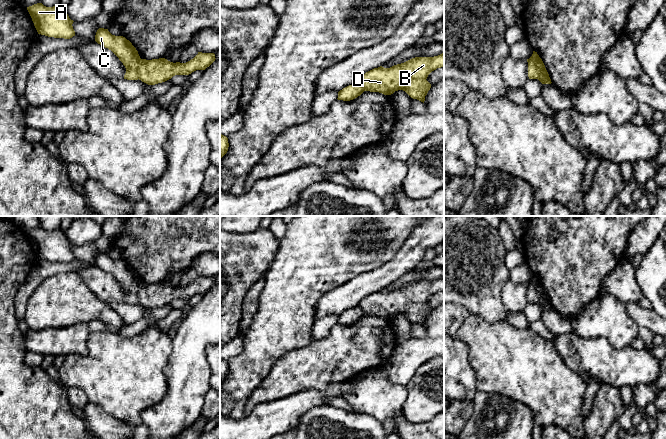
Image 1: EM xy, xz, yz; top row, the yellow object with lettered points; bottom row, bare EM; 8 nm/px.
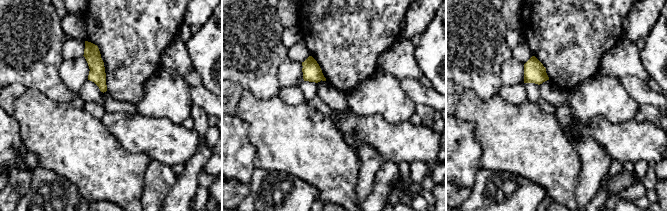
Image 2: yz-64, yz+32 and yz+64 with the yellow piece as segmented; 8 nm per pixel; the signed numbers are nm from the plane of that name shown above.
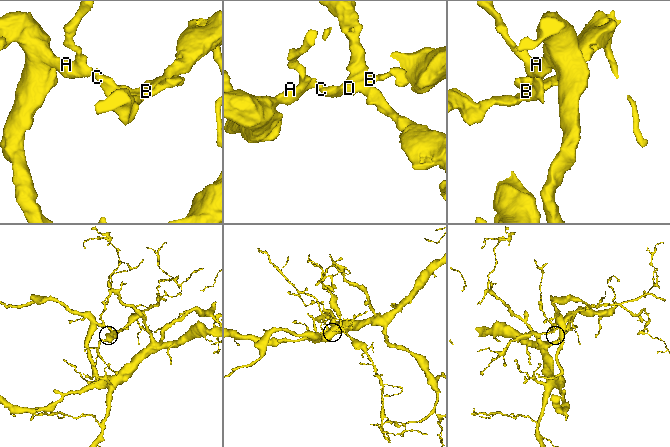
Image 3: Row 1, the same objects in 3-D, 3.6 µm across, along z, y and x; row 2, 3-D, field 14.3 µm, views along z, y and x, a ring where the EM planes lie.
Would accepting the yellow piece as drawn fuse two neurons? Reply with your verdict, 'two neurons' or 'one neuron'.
two neurons

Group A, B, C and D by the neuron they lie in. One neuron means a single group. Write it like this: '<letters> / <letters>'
A C / B D

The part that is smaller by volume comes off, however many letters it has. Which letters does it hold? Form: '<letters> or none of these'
B, D

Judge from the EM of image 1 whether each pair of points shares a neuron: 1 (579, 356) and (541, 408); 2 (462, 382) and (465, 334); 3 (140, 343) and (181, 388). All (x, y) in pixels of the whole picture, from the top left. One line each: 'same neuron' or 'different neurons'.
1: different neurons
2: different neurons
3: different neurons

